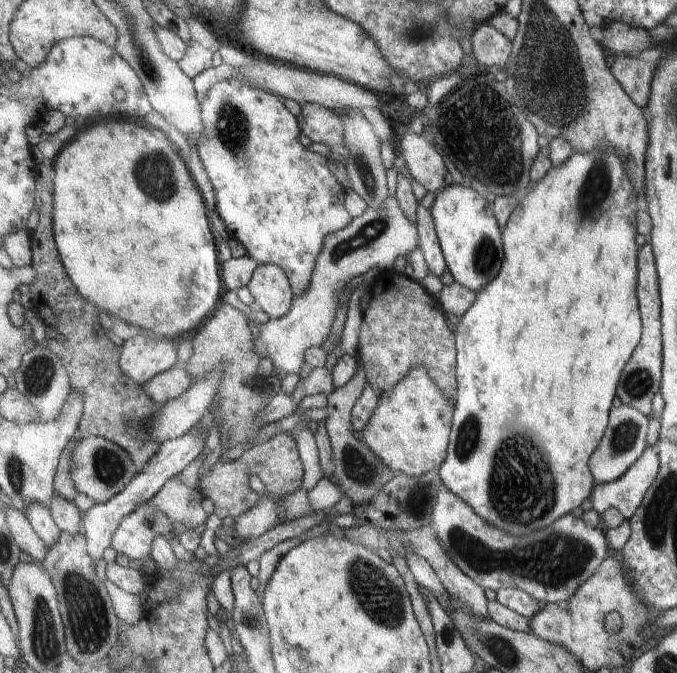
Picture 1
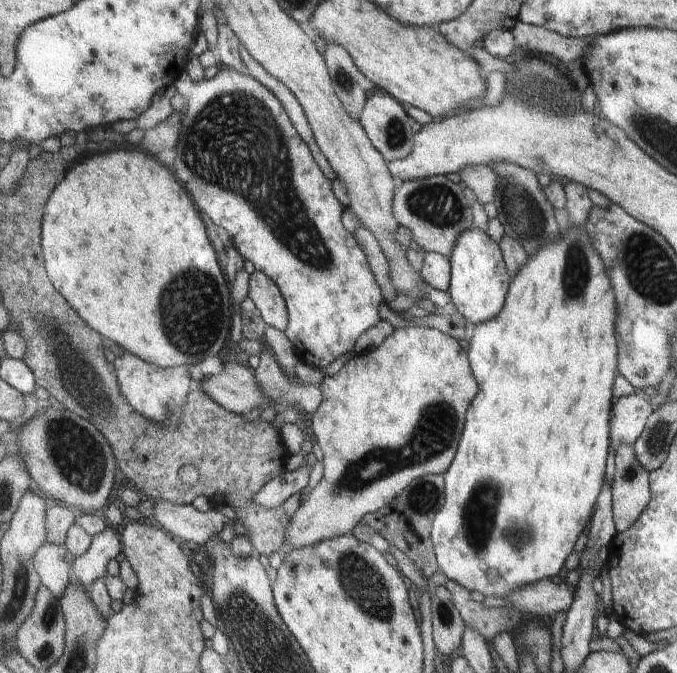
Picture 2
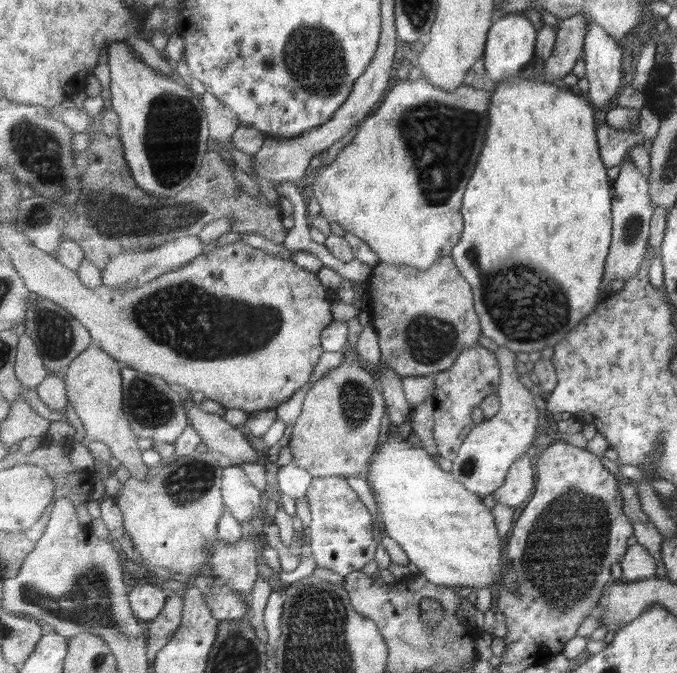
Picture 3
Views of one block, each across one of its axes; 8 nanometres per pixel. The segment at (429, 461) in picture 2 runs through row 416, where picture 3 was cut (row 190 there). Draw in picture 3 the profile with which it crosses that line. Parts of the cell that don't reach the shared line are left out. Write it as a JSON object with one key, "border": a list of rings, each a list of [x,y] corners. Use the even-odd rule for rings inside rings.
{"border":[[[423,76],[416,81],[398,80],[376,109],[376,112],[359,124],[353,140],[344,146],[341,153],[329,165],[329,168],[315,174],[310,195],[314,196],[320,203],[321,216],[329,221],[335,221],[345,231],[352,232],[355,236],[363,239],[377,253],[380,261],[385,264],[405,264],[415,266],[421,270],[429,270],[441,257],[452,255],[455,246],[461,241],[461,235],[464,231],[462,215],[464,194],[478,167],[479,157],[482,156],[483,146],[485,146],[487,130],[490,127],[491,97],[494,92],[495,90],[475,89],[466,84],[458,86],[457,90],[453,92],[449,92],[447,89],[431,84],[431,81]]]}

